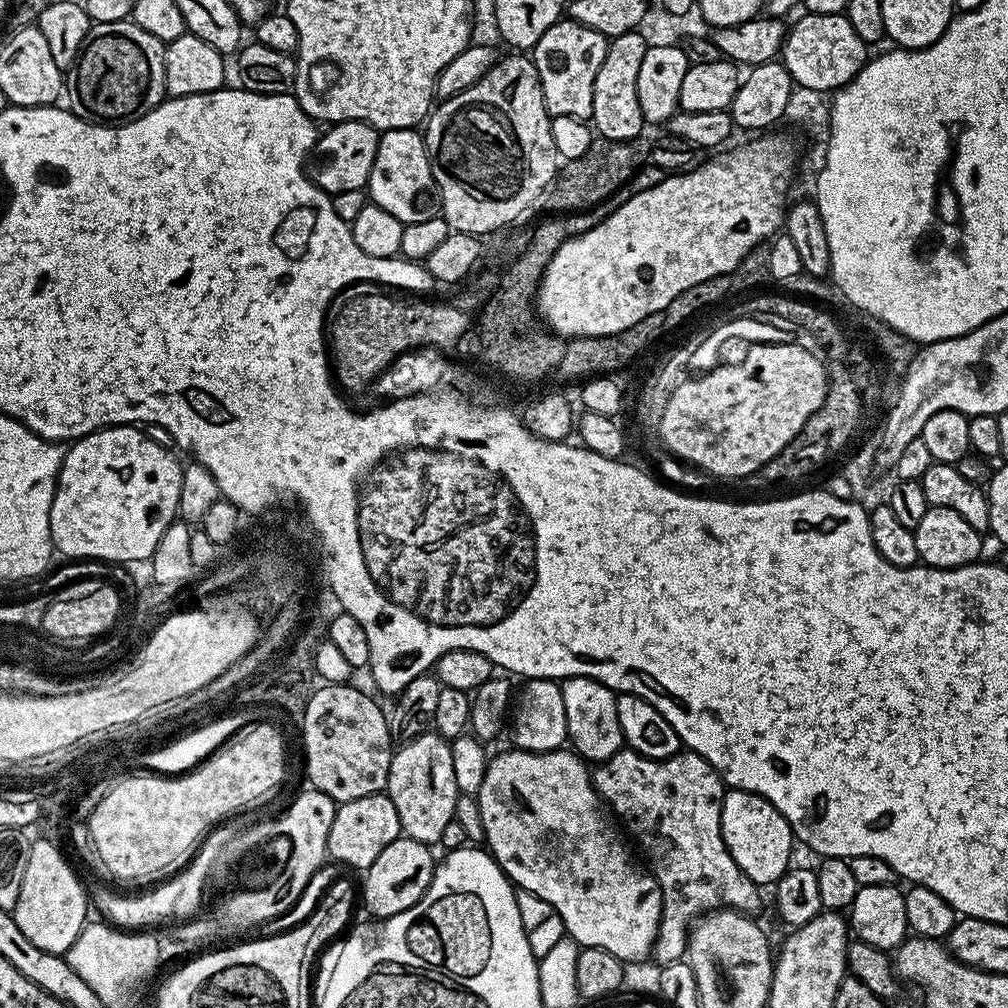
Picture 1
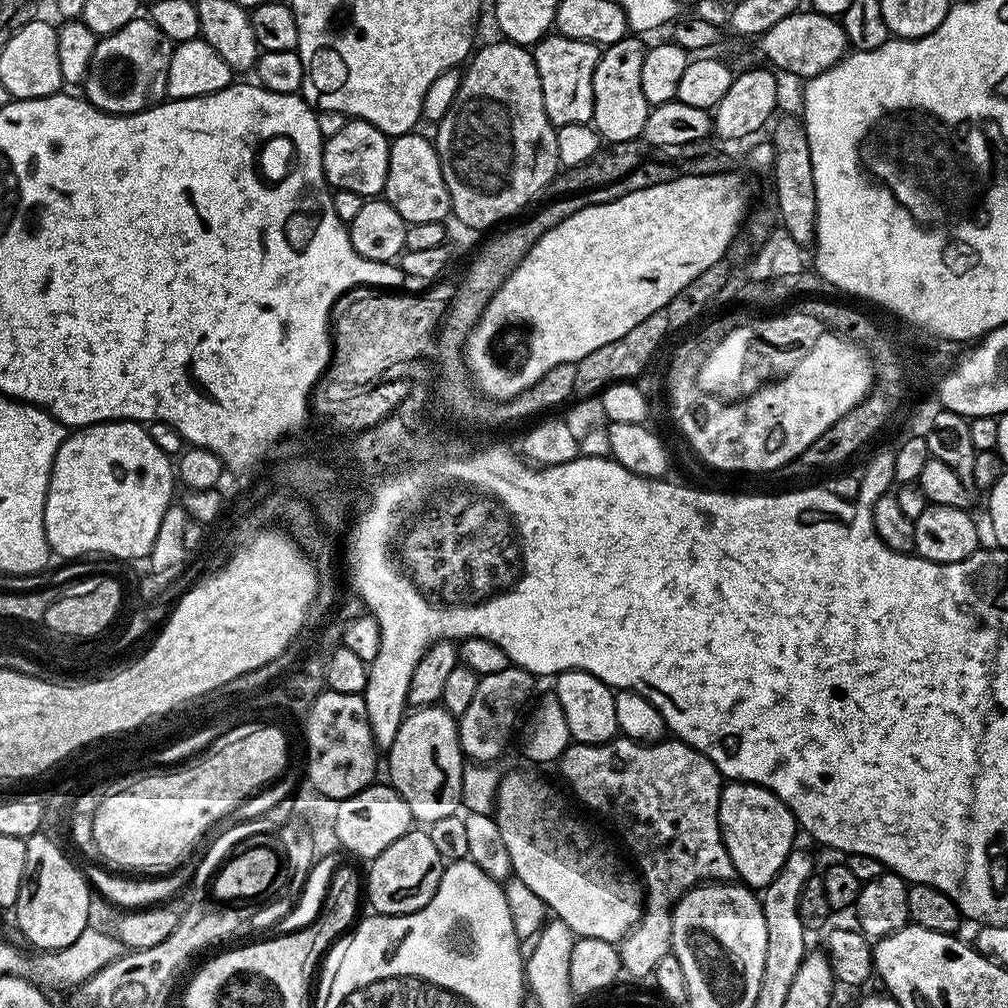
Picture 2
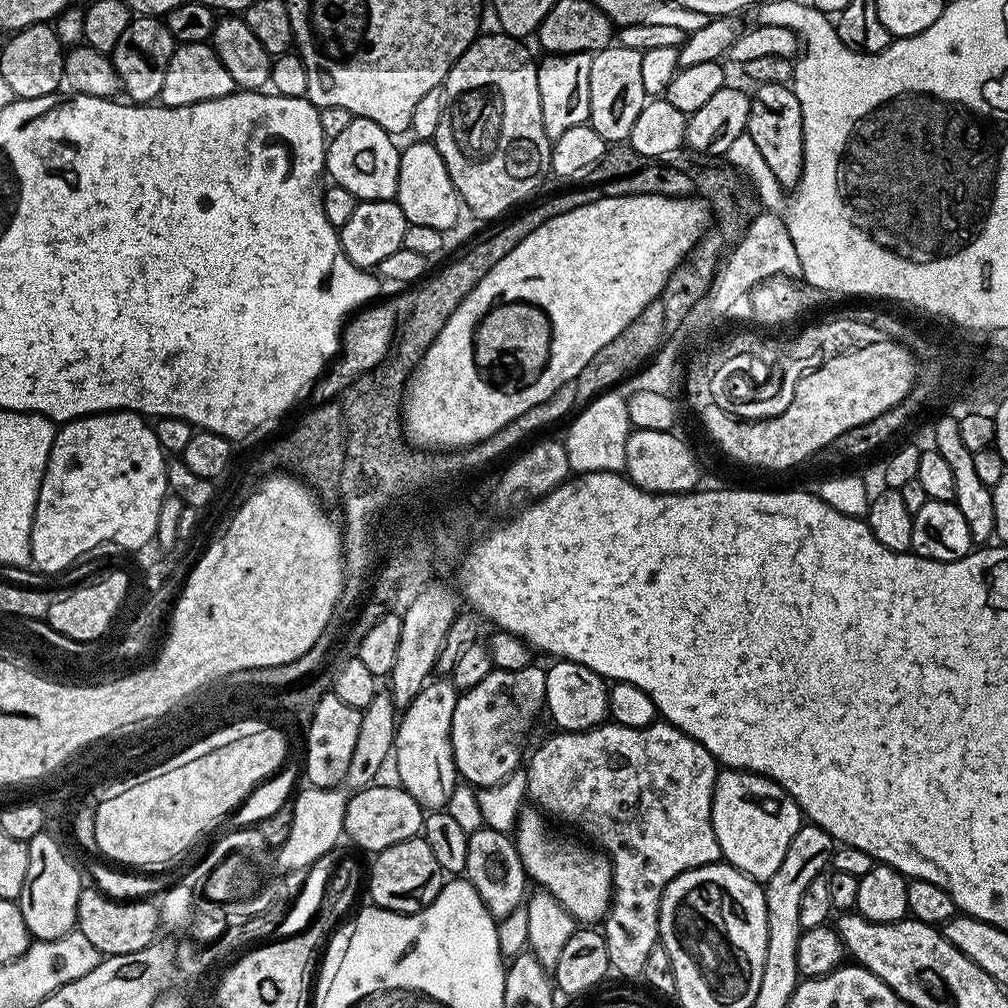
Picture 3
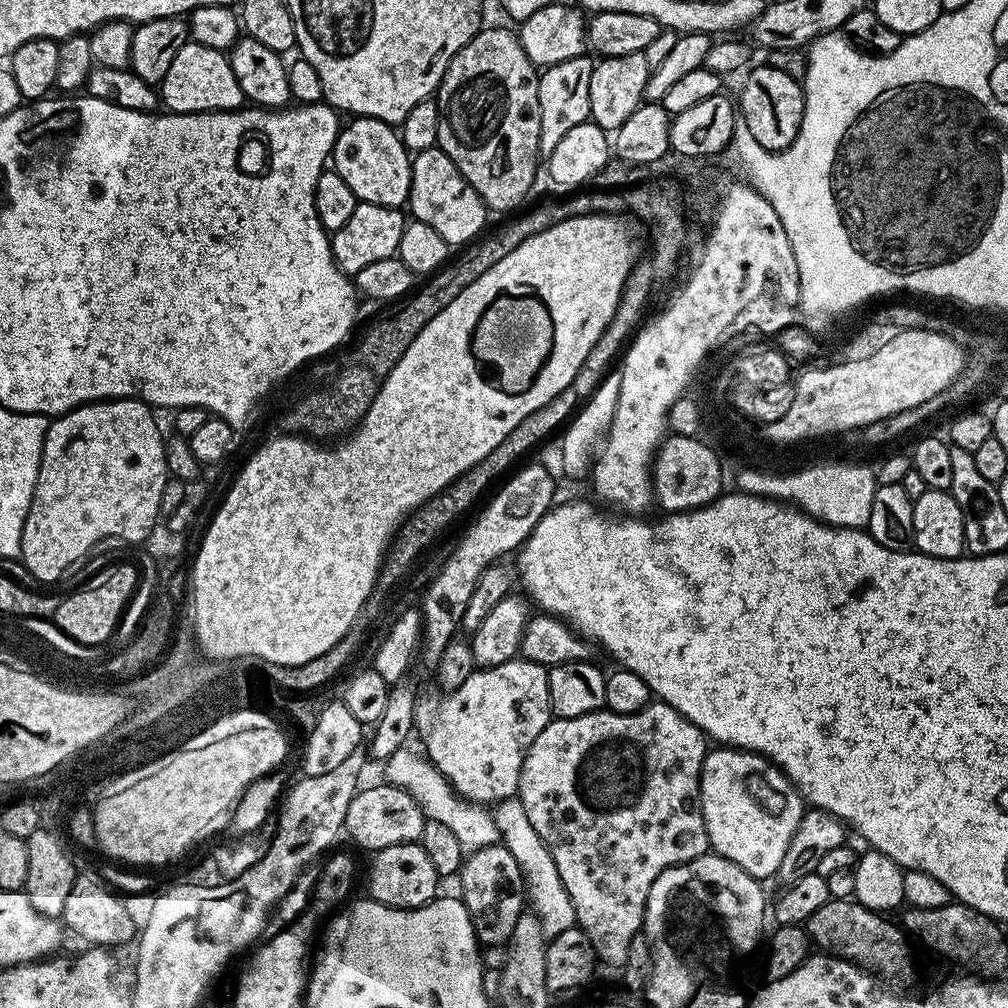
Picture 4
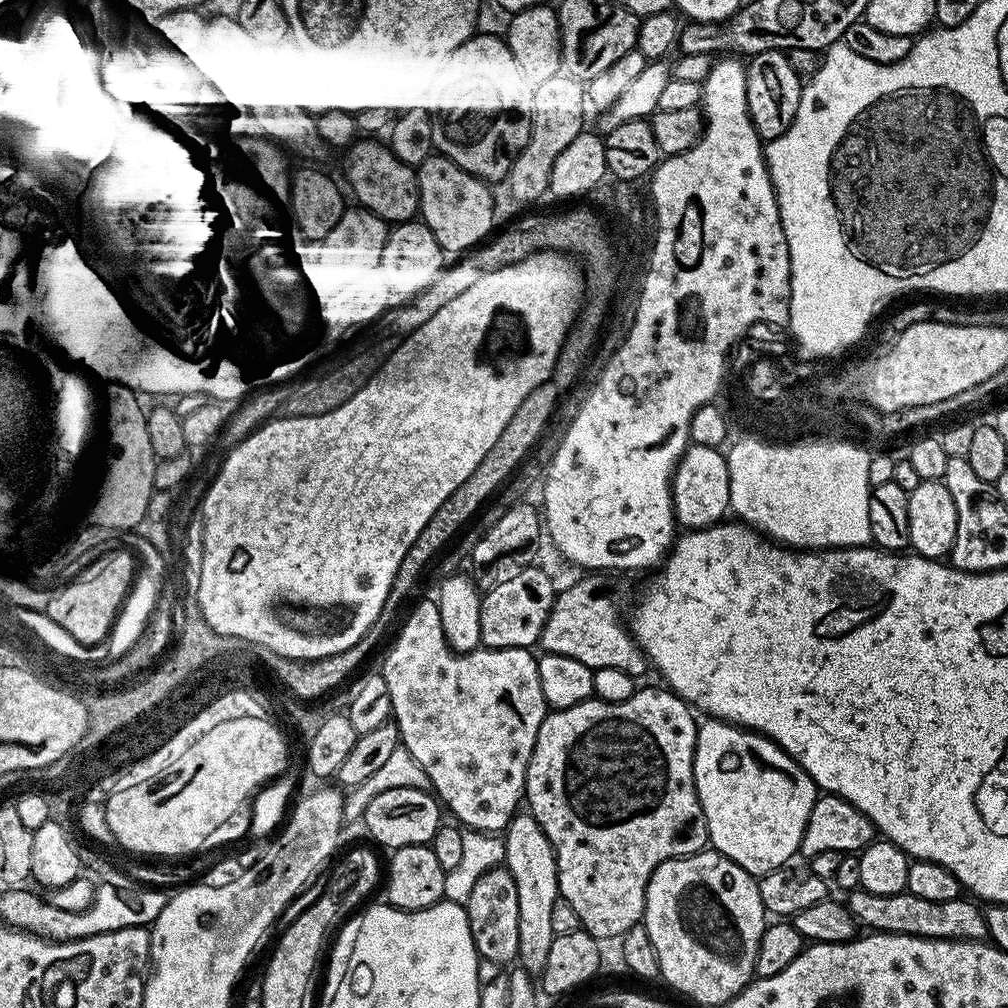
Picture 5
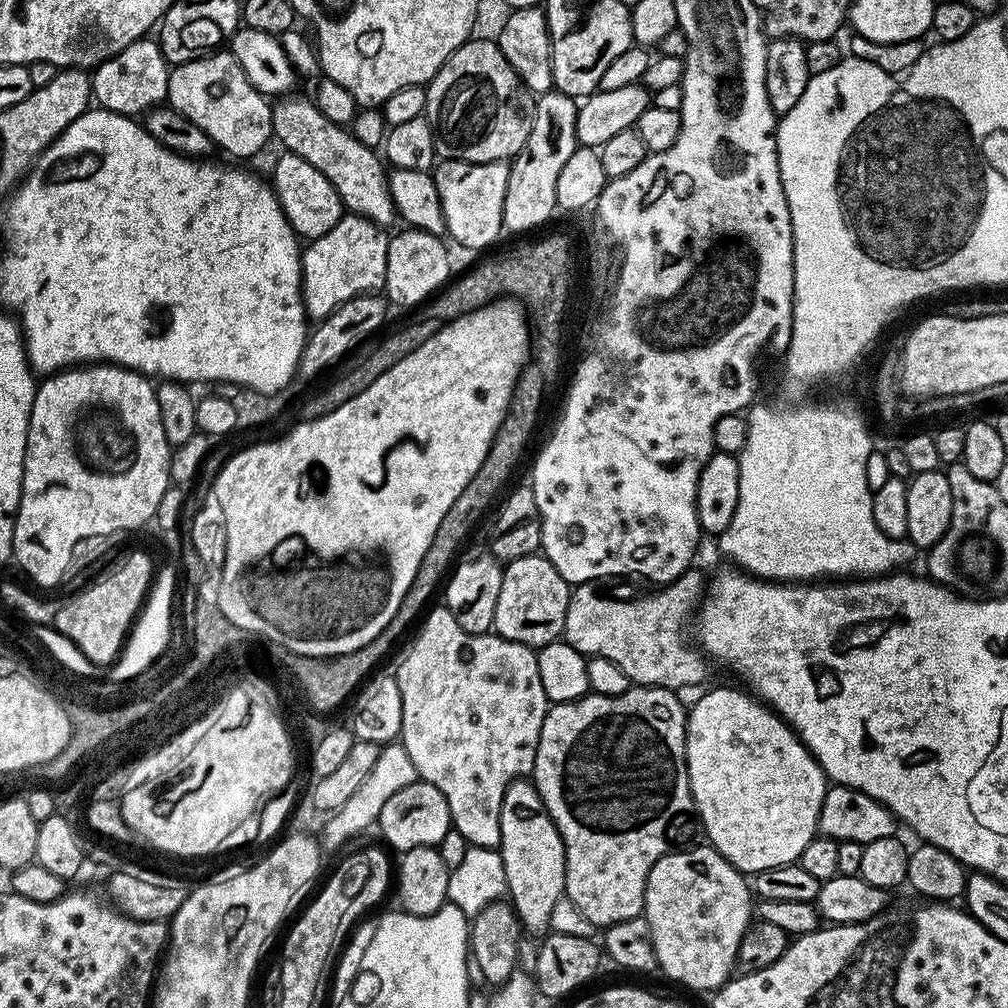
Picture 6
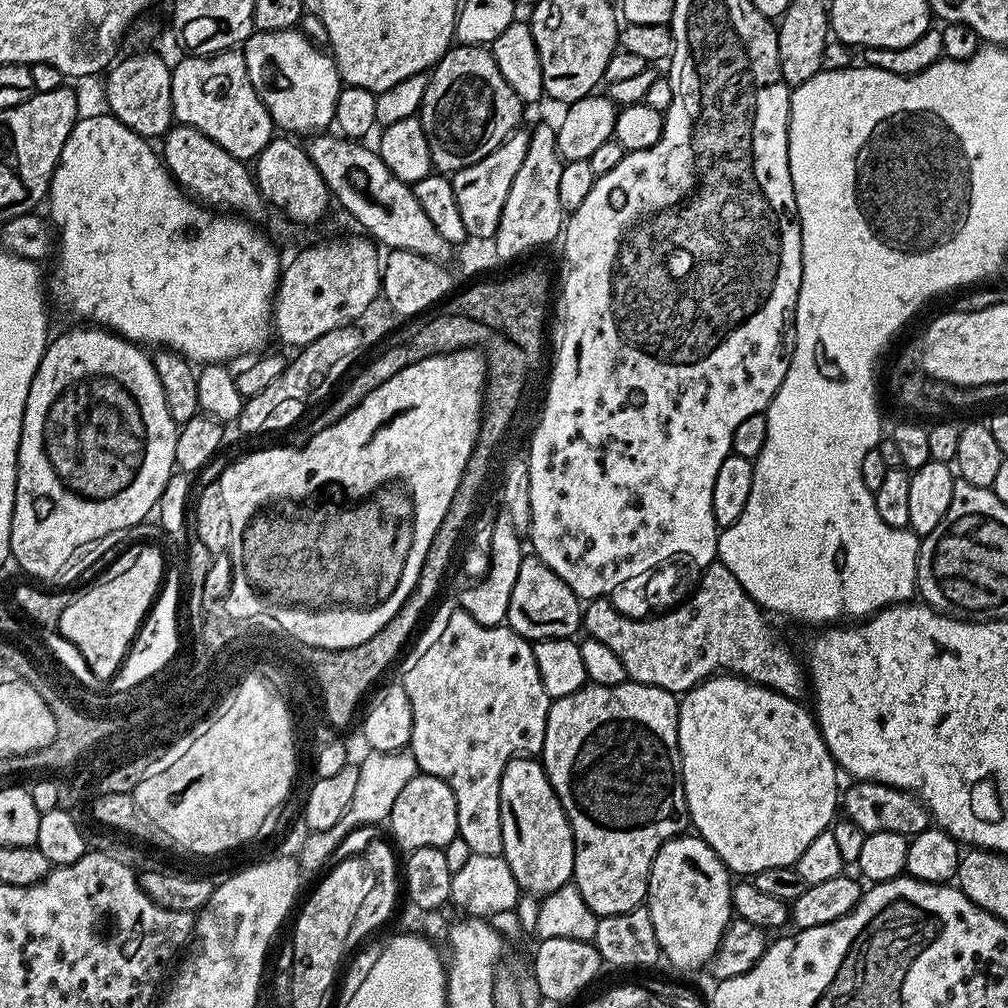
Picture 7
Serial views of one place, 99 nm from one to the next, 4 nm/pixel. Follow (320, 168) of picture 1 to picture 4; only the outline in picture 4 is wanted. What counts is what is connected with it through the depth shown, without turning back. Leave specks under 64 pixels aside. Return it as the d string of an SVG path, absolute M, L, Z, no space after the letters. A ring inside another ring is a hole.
M373 116L349 119L336 135L331 167L354 190L357 201L403 209L408 203L412 181L412 156L395 127Z

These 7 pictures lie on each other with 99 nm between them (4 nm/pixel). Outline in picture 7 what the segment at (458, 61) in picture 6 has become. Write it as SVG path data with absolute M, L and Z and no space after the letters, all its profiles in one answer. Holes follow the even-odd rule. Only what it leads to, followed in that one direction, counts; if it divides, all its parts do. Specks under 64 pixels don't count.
M465 44L449 48L428 76L426 94L422 98L418 113L422 130L426 130L426 142L430 146L433 169L440 174L451 174L486 158L486 154L490 154L521 127L520 115L524 111L524 101L518 98L518 94L514 94L514 90L510 90L510 82L502 78L502 70L498 70L498 62L494 62L487 47Z

